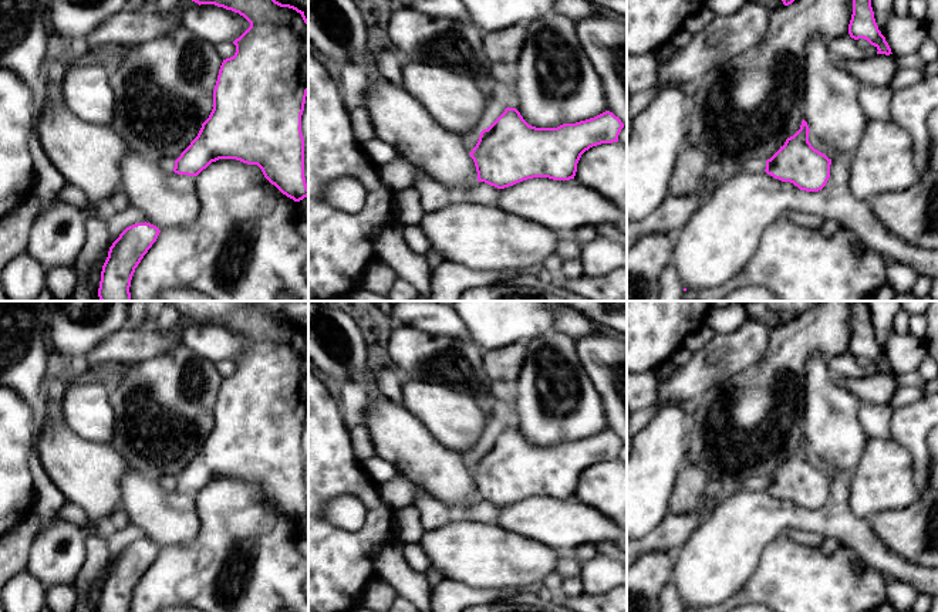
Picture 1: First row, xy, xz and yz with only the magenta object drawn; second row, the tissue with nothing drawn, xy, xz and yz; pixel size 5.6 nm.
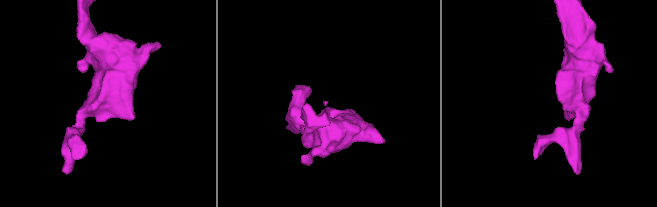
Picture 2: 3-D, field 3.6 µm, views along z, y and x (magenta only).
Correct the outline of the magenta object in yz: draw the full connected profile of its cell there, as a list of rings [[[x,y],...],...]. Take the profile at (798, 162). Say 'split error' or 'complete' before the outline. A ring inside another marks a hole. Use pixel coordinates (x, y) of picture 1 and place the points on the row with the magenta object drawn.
complete; [[[803,119],[800,129],[766,160],[765,172],[782,182],[793,183],[800,190],[819,192],[830,177],[831,159],[812,146],[809,132]]]

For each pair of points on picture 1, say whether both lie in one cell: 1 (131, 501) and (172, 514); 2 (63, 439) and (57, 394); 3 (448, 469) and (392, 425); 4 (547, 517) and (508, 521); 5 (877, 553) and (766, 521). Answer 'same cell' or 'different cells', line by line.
1: same cell
2: same cell
3: same cell
4: same cell
5: same cell

